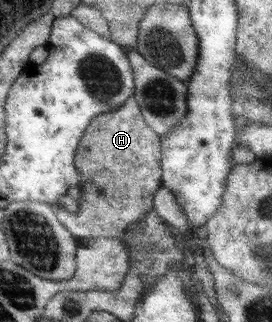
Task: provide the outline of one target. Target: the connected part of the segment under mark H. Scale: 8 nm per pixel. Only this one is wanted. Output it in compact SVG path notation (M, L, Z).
M135 96L112 112L93 117L75 155L81 175L80 210L72 213L59 207L56 218L76 239L120 238L126 228L137 235L139 227L135 221L153 209L154 194L163 185L160 158L159 137L146 123Z

